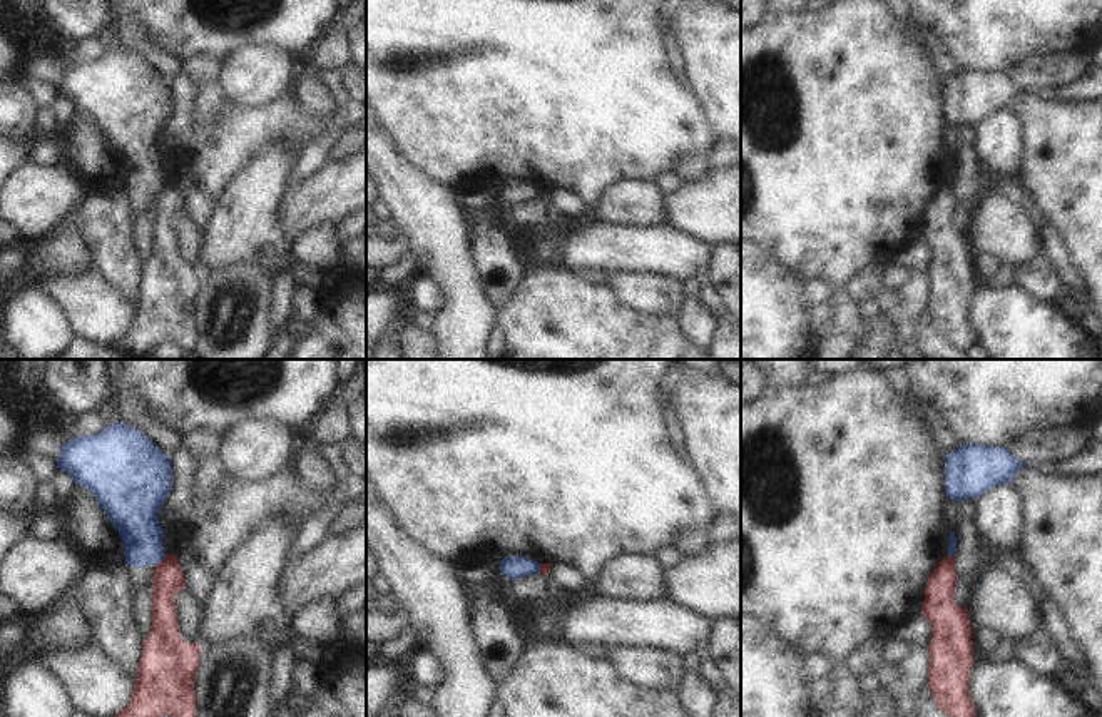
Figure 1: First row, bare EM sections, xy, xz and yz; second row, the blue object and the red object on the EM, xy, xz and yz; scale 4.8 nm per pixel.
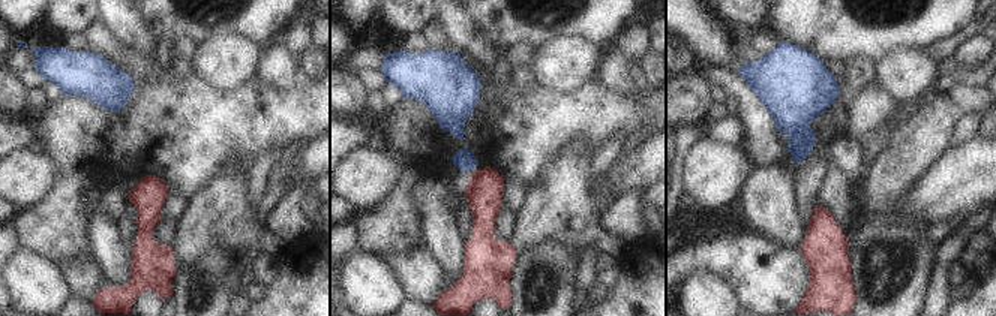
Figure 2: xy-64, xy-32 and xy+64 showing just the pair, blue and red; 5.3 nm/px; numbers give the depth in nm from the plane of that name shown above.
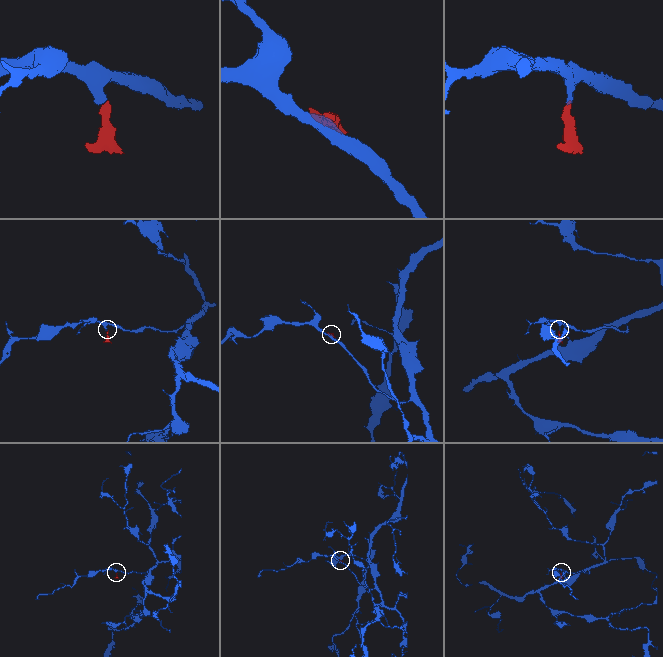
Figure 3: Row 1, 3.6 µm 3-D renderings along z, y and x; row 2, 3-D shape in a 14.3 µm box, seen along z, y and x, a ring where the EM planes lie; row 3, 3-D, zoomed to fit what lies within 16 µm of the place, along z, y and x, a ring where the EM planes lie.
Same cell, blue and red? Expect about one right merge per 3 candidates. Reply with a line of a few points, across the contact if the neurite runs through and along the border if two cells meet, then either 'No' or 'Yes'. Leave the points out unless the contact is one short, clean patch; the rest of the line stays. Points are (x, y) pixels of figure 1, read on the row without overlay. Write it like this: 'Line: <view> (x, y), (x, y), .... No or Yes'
Line: xy (166, 181), (156, 189). No

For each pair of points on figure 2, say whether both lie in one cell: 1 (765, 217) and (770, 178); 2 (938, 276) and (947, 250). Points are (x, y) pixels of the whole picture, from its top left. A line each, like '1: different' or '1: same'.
1: same
2: same

